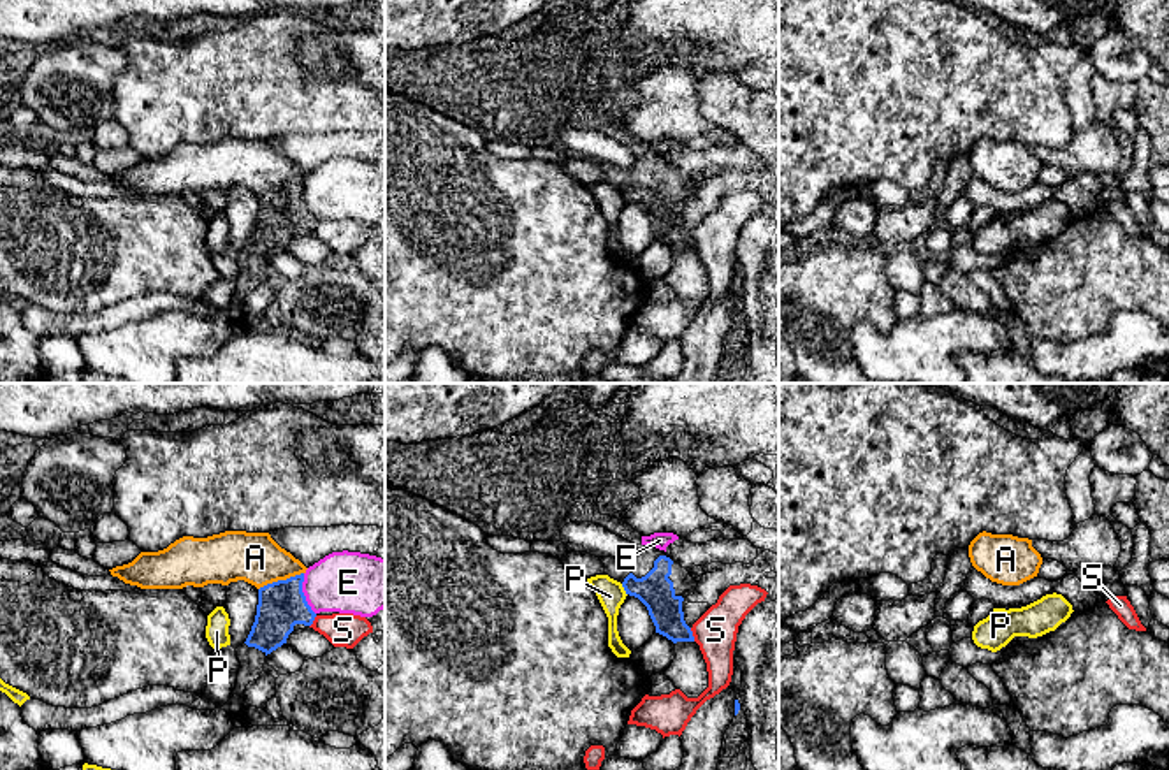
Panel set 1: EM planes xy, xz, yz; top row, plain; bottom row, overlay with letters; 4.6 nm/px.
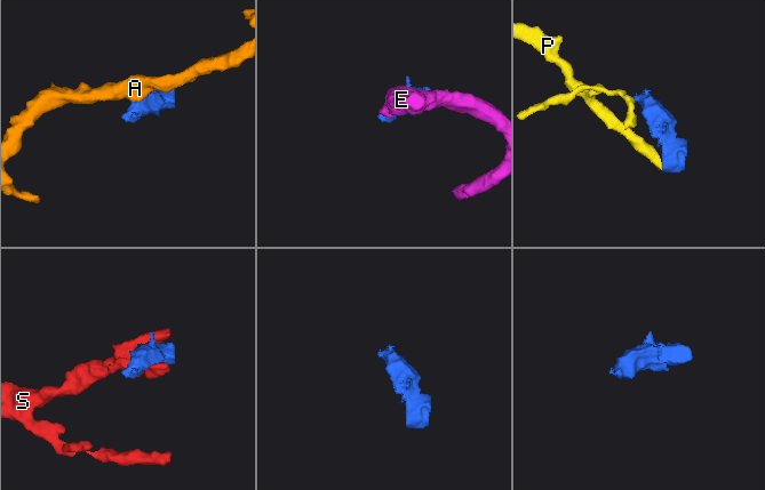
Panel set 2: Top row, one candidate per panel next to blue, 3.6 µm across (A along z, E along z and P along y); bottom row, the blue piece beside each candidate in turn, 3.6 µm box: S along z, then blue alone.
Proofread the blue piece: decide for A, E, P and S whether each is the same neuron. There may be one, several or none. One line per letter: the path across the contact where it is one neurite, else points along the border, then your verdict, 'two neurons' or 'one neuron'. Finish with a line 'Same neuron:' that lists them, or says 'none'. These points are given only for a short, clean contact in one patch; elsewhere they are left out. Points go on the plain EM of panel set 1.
A: border along xy (303, 178), (268, 188), (259, 196); two neurons
E: two neurons
P: border along xz (621, 190), (626, 201); two neurons
S: two neurons
Same neuron: none

